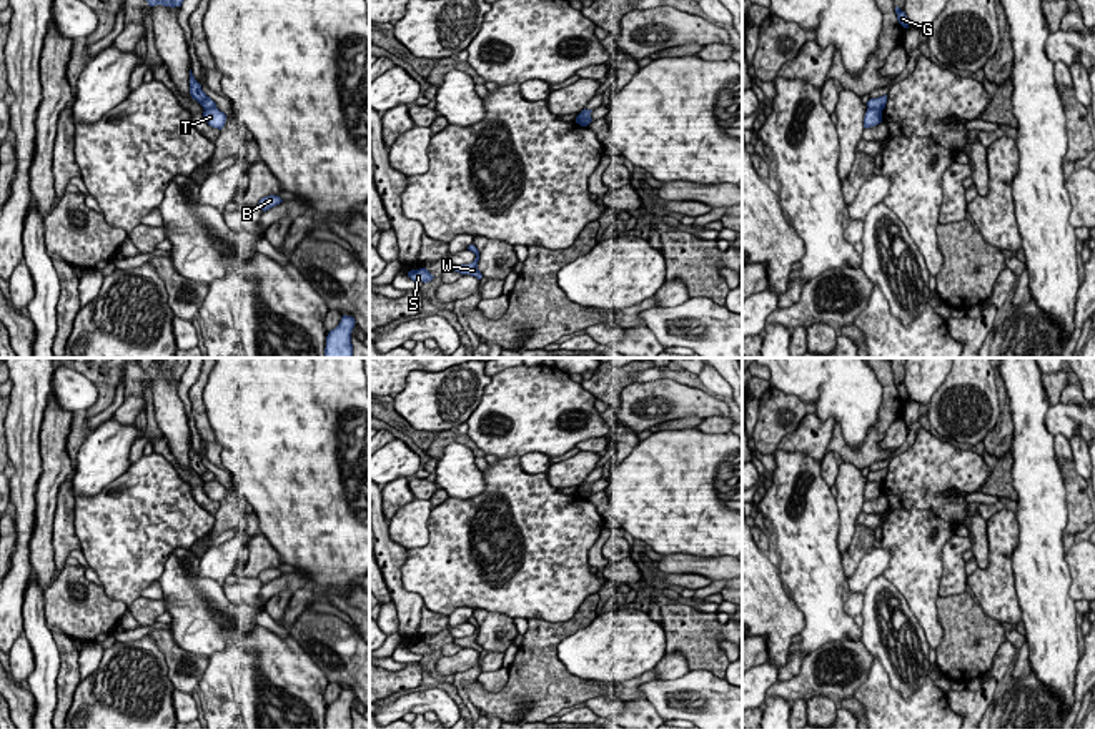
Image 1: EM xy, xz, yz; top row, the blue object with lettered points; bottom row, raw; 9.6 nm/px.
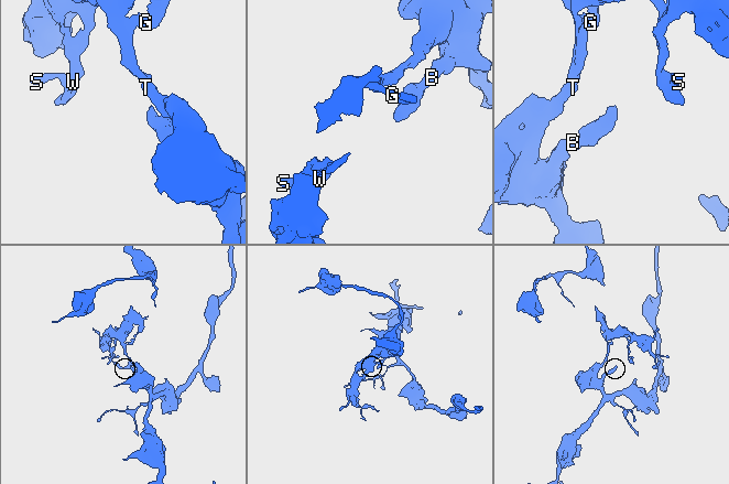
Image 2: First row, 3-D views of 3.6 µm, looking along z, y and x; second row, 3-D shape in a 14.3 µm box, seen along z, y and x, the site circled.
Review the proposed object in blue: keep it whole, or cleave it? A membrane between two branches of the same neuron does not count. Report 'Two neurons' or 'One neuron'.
Two neurons

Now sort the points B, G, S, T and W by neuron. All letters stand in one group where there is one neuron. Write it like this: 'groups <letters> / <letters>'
groups B T / G S W

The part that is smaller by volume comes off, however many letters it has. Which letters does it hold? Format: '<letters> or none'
G, S, W

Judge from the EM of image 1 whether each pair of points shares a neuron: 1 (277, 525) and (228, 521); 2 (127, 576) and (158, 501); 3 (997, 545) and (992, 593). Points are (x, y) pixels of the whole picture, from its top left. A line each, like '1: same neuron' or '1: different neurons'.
1: different neurons
2: same neuron
3: same neuron

